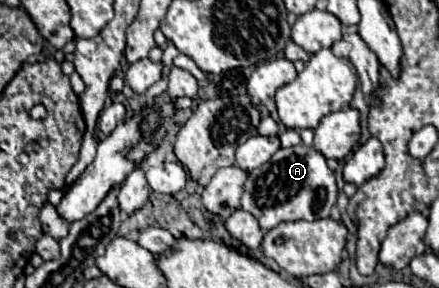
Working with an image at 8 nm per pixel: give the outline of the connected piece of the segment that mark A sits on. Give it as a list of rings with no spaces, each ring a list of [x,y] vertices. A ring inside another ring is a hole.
[[[303,143],[289,149],[279,149],[263,167],[253,169],[241,197],[241,207],[253,213],[265,231],[285,221],[315,221],[329,217],[329,211],[335,203],[337,183],[333,171],[327,167],[325,157],[317,149]]]

